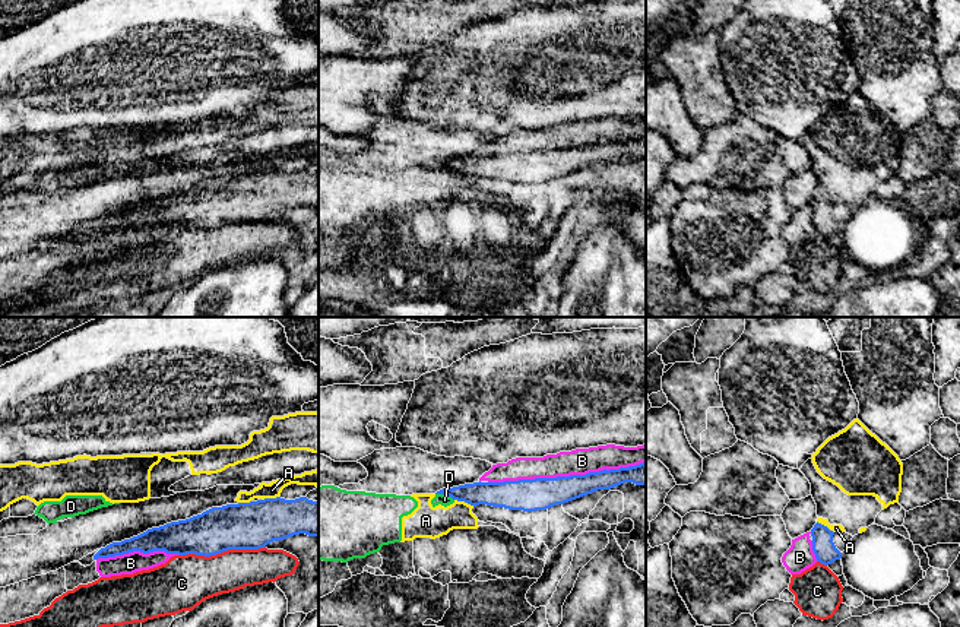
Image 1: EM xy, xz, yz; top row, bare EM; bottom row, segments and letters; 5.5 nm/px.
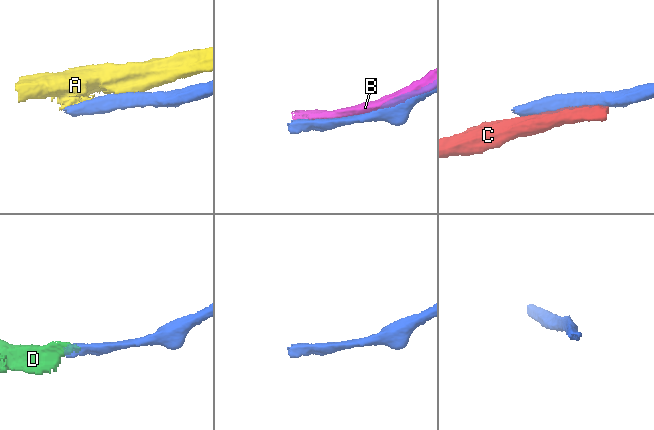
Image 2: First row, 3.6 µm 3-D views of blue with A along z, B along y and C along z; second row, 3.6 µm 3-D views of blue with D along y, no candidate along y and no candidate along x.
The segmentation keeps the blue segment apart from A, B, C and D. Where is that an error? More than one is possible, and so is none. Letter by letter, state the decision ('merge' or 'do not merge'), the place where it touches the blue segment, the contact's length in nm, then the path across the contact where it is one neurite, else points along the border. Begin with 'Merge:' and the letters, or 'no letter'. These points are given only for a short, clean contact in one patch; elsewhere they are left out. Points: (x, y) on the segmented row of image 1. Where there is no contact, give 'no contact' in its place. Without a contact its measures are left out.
Merge: no letter
A: do not merge; meets blue in xz at (465, 502); contact 120 nm long
B: do not merge; meets blue in xz at (566, 477); contact 850 nm long
C: do not merge; meets blue in xy at (221, 551); contact 480 nm long
D: do not merge; meets blue in xz at (444, 494); contact 110 nm long; border along xz (436, 493), (446, 494), (453, 500)

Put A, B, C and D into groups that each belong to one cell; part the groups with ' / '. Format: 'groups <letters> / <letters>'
groups A D / B / C

